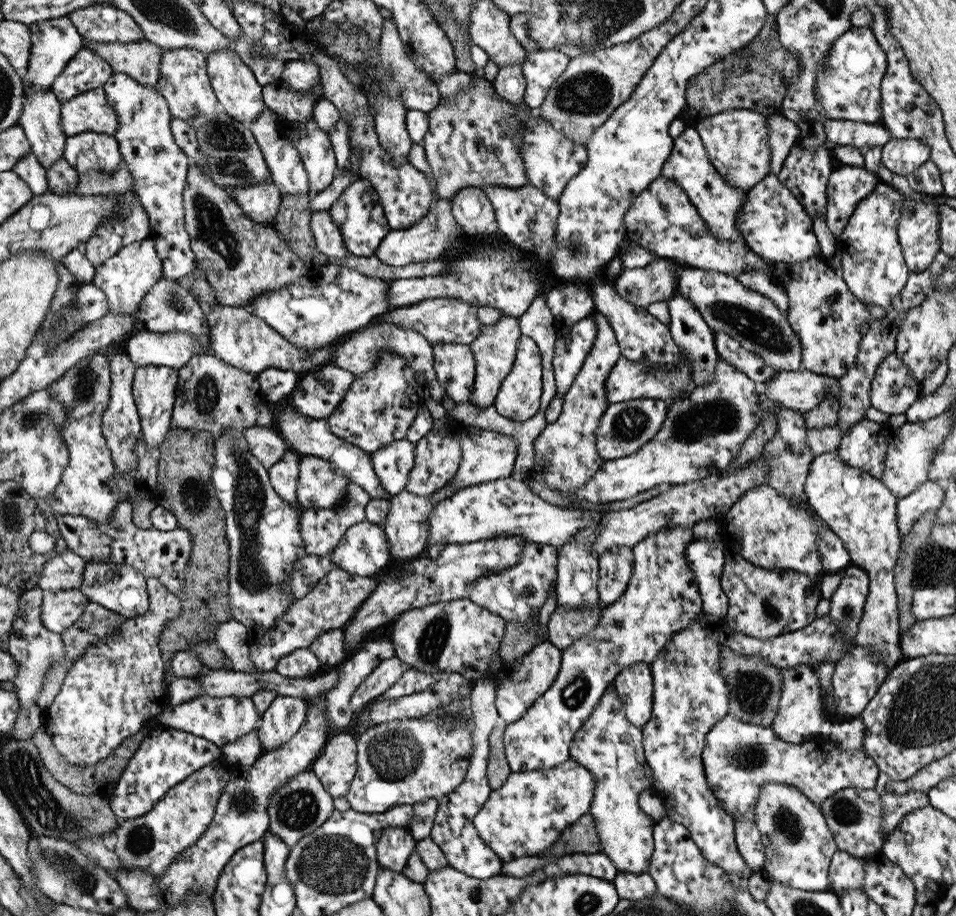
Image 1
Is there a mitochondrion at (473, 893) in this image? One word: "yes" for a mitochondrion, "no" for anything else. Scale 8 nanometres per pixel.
yes

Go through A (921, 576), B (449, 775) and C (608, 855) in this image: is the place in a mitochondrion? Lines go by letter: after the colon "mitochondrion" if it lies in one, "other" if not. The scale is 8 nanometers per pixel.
A: other
B: other
C: other

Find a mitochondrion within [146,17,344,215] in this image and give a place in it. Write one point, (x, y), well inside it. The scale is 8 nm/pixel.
(230, 158)

